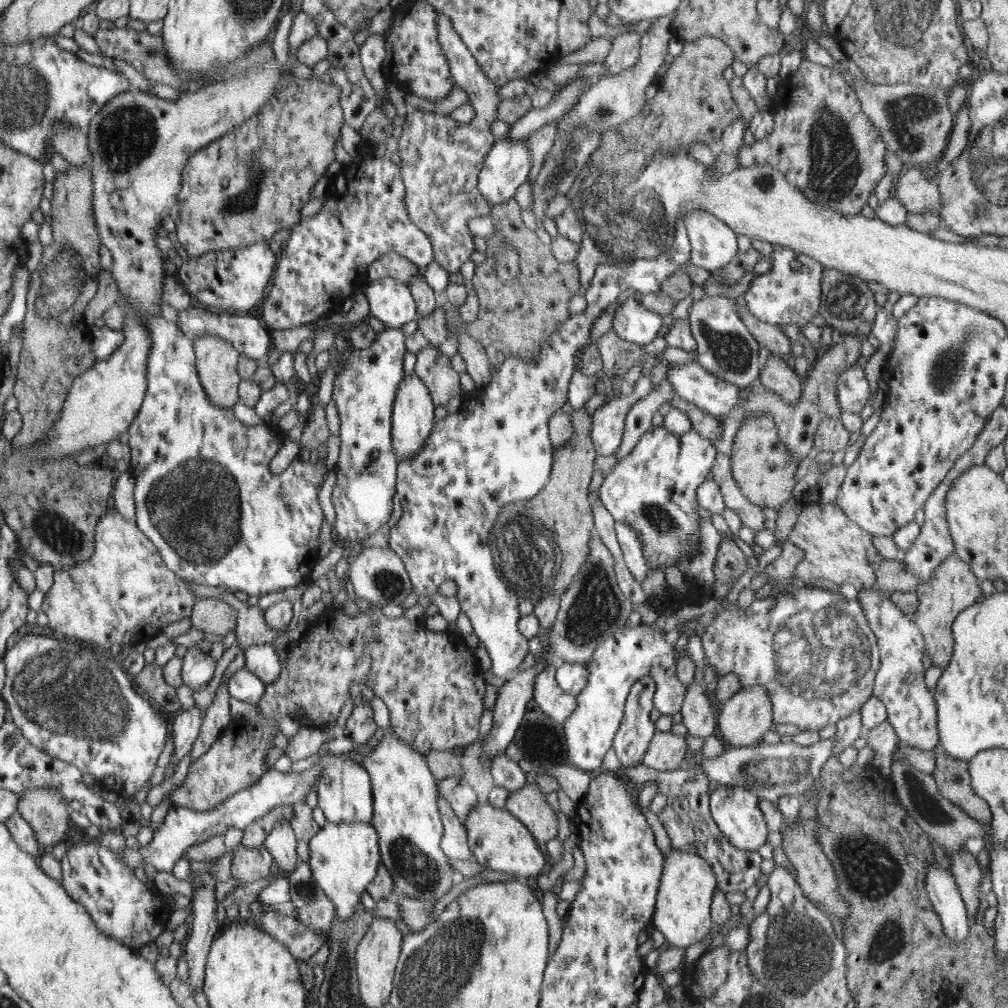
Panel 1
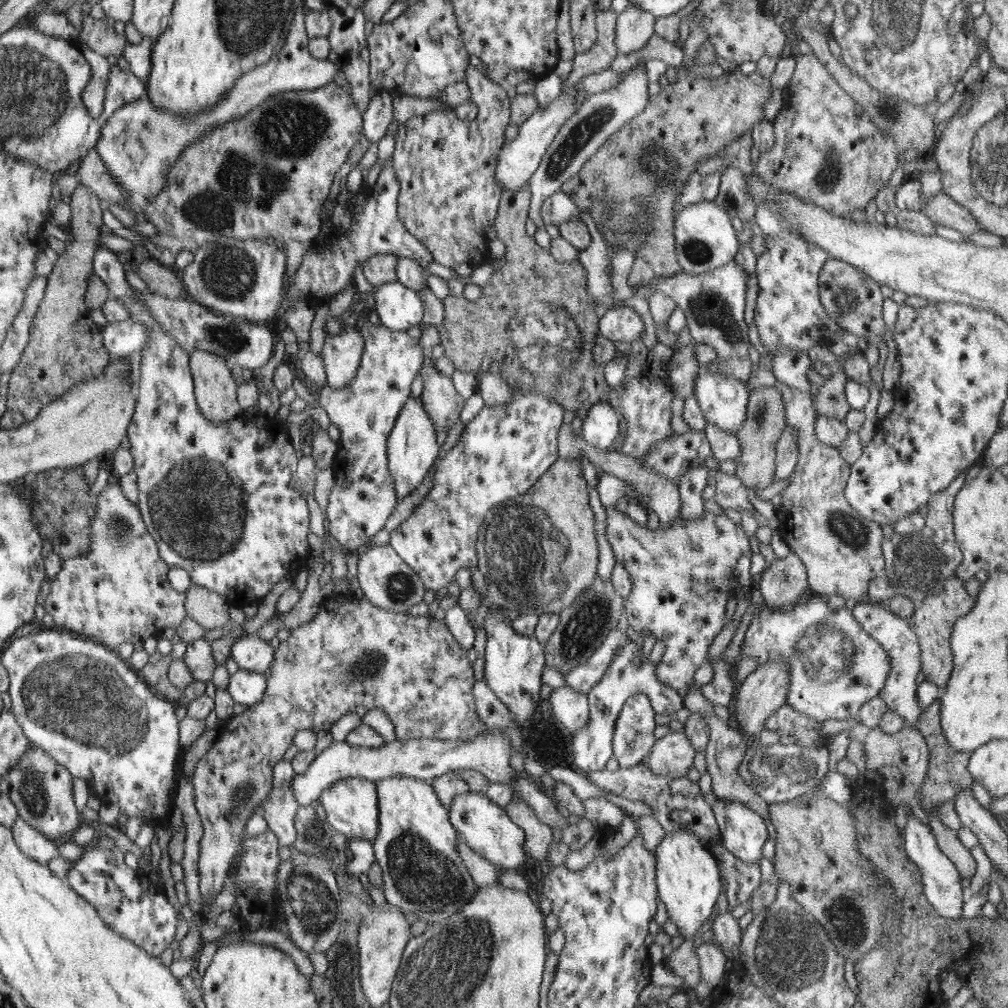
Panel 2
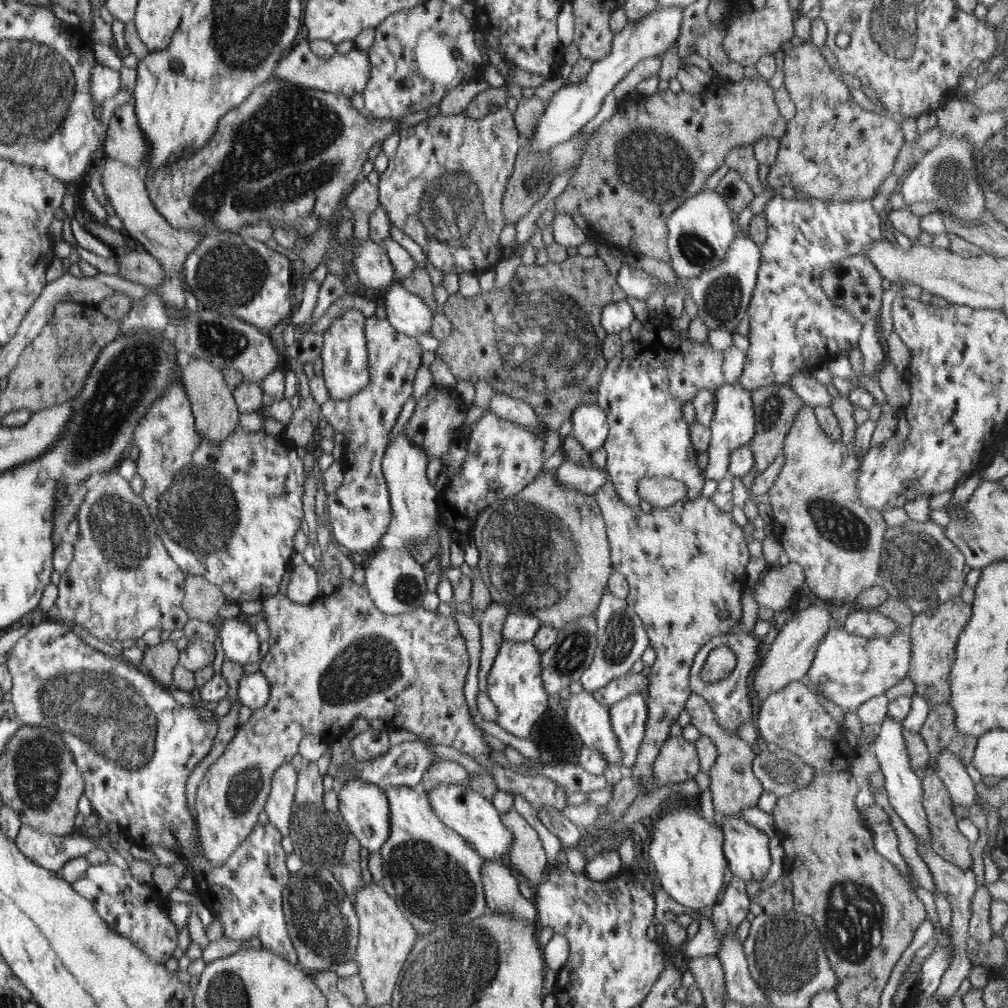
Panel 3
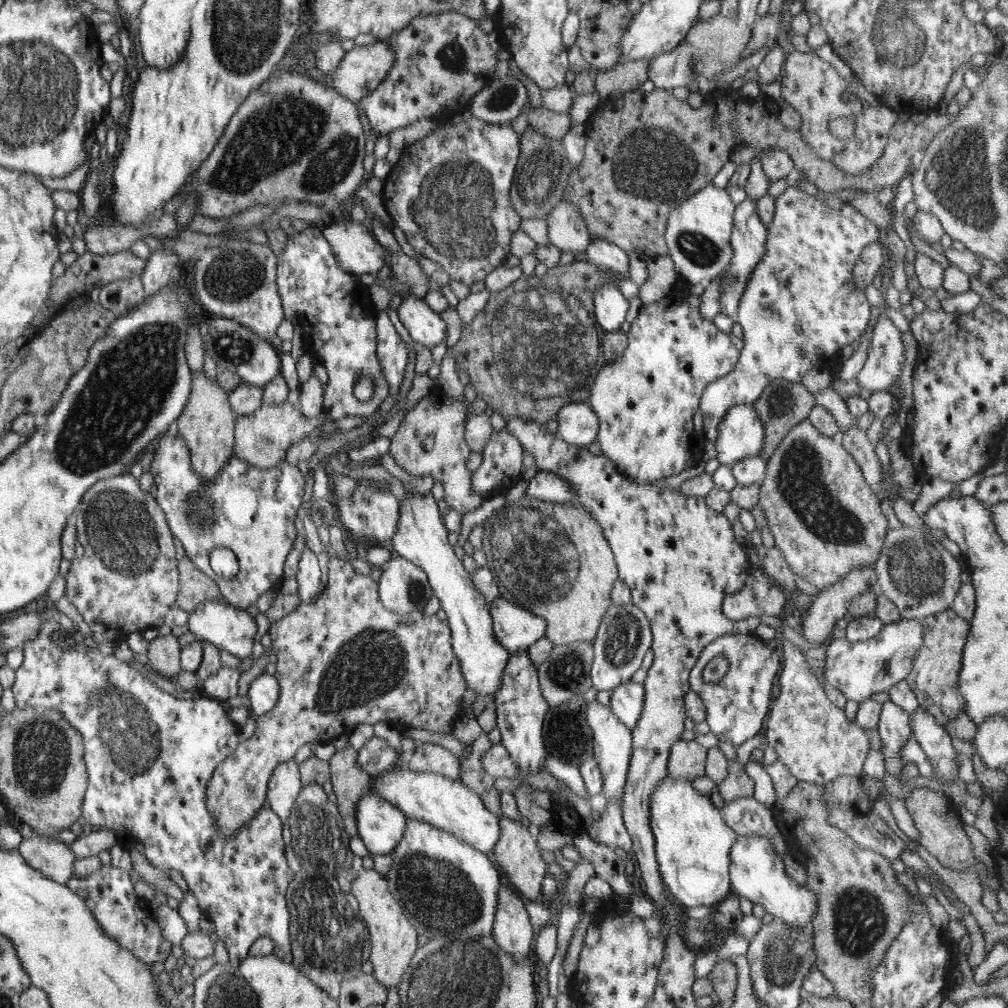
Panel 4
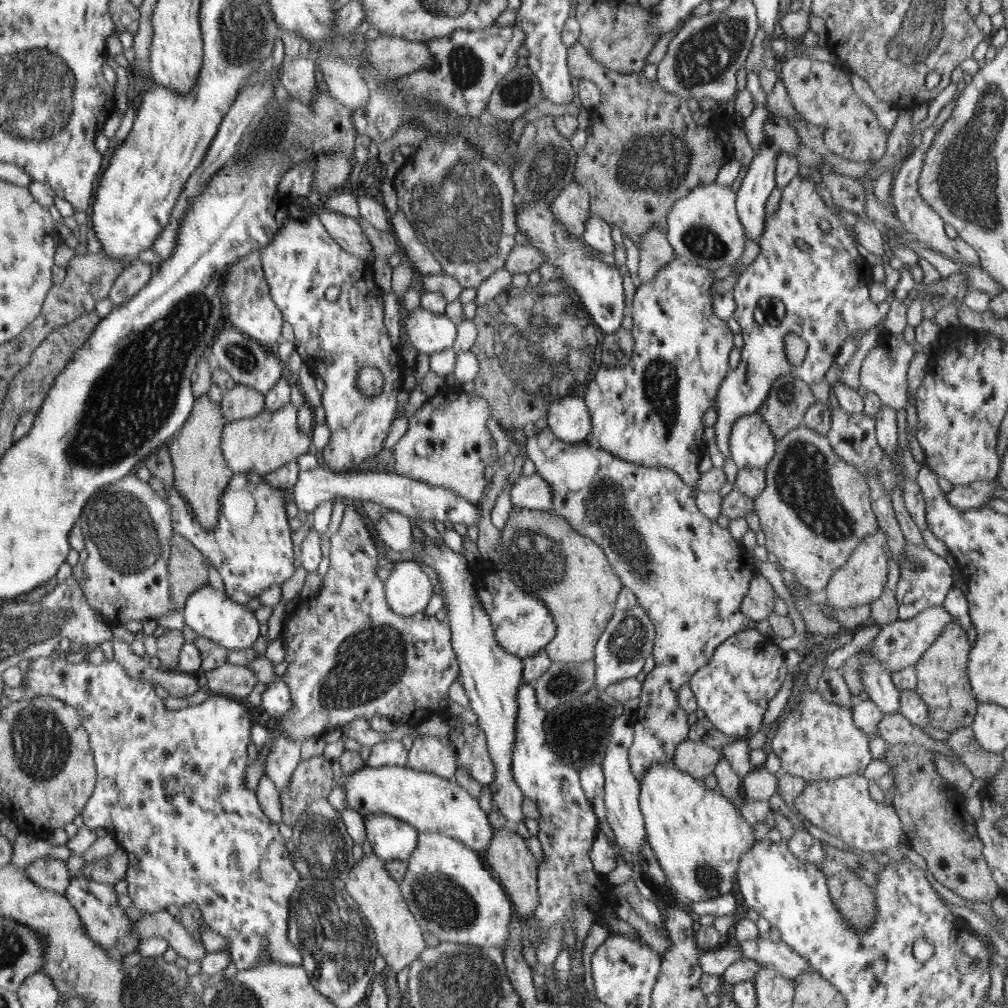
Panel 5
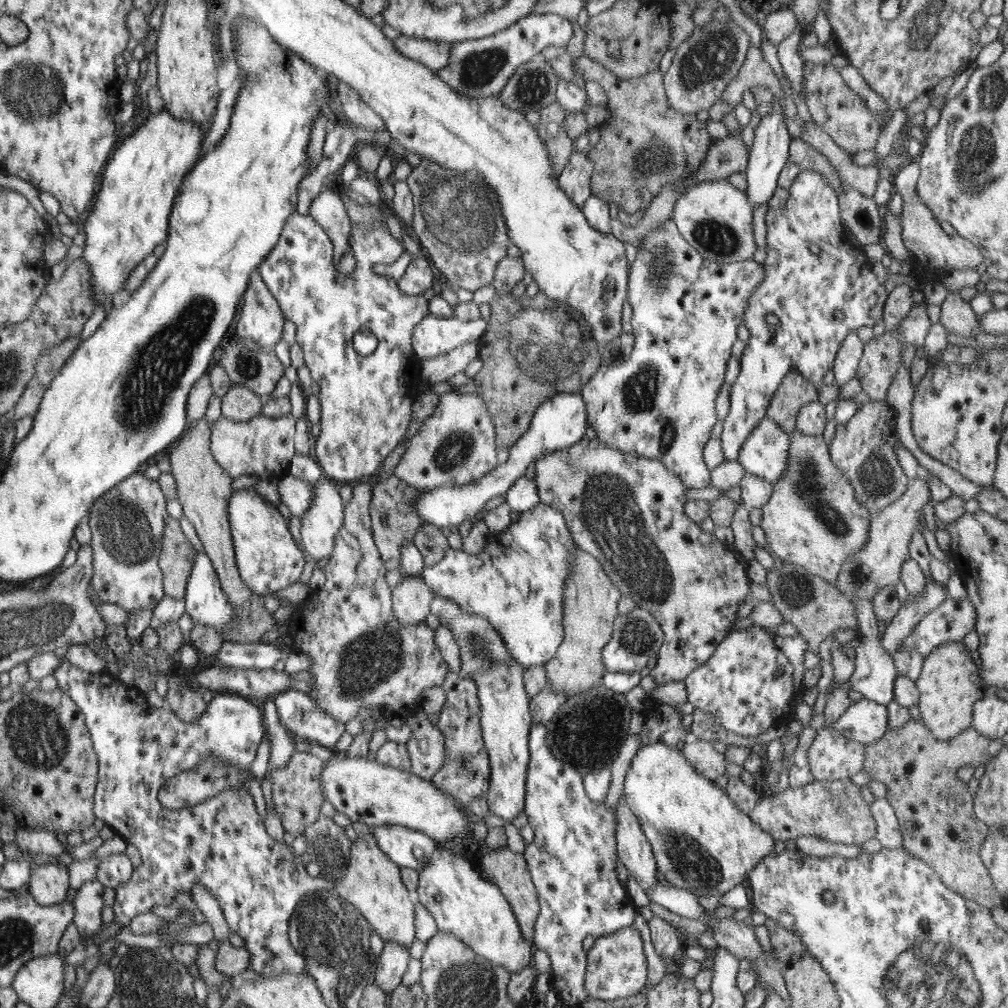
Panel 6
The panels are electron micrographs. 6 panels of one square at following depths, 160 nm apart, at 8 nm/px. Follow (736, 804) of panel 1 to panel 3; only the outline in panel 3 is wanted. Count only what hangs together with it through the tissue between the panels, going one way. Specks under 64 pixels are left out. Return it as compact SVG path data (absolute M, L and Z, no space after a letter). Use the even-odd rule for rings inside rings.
M725 815L724 824L721 824L720 828L724 835L724 857L733 876L741 878L746 884L761 883L771 865L769 836L737 815Z

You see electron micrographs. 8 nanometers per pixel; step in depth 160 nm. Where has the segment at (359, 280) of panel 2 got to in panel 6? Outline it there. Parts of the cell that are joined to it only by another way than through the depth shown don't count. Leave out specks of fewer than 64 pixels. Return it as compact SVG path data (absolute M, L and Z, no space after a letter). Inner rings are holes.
M430 314L414 327L413 351L423 359L434 358L445 355L461 344L479 342L483 332L486 332L486 321L483 319L463 321Z

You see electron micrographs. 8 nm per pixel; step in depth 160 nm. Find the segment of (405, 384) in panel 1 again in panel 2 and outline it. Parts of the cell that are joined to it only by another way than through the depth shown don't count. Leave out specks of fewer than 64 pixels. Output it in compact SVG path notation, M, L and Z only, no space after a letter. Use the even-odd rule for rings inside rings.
M410 396L400 411L391 434L387 438L389 472L392 473L396 483L395 489L398 500L406 498L408 494L412 494L422 484L422 480L430 472L436 456L438 456L438 444L436 444L436 425L434 425L434 420L426 411L421 397Z

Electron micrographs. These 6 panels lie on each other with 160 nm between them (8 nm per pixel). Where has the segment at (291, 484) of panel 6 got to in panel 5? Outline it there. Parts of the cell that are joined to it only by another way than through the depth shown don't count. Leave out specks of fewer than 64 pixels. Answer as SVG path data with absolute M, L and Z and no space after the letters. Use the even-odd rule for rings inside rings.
M324 465L314 470L302 470L298 473L298 481L294 484L294 501L300 511L308 516L314 513L323 502L334 500L338 497L346 501L356 502L376 501L388 509L406 514L409 521L414 523L418 519L424 521L438 521L440 523L479 524L481 510L478 506L467 501L467 498L457 495L453 490L444 487L433 487L429 484L414 480L413 478L399 475L398 473L337 473Z

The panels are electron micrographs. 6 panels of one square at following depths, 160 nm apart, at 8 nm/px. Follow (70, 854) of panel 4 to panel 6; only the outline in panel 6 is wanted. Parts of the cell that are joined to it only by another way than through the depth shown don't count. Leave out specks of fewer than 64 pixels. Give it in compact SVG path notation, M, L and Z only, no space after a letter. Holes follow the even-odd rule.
M56 862L34 866L29 878L30 894L38 904L57 905L65 901L69 888L69 870Z

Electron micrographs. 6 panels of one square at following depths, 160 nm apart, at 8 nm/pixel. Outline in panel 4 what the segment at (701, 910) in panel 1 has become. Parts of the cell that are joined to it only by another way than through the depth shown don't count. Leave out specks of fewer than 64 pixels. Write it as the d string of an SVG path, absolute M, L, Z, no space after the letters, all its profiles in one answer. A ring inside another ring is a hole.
M668 777L654 790L654 796L650 801L649 817L655 838L656 862L669 896L685 909L702 905L715 906L726 899L731 892L730 849L739 835L726 824L721 808L712 803L710 796L696 792L692 783L686 779L674 780Z

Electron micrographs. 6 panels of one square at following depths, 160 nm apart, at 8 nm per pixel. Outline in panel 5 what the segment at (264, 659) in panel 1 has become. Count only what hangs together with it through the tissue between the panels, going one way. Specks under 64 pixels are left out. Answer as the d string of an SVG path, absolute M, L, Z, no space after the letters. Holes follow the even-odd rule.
M205 584L204 587L189 596L182 608L182 613L186 626L189 626L198 635L223 646L228 652L252 647L260 634L260 624L254 618L252 610L248 612L226 591L221 592L210 584Z

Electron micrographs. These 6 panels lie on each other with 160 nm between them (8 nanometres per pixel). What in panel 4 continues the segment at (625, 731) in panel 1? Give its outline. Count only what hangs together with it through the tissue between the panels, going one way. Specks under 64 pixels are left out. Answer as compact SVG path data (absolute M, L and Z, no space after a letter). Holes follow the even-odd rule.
M633 681L619 684L613 688L609 708L614 716L634 730L642 714L645 690L643 684Z

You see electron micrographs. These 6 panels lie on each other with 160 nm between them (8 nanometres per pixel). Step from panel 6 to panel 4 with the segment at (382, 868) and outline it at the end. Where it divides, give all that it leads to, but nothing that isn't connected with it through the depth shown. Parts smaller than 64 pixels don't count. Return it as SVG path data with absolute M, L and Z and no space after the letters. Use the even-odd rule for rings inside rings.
M362 869L355 873L350 885L351 894L358 900L363 921L370 929L370 940L373 940L373 975L388 989L396 987L401 982L402 975L405 974L418 948L418 936L416 936L414 925L409 921L404 907L390 892L387 878L376 869Z

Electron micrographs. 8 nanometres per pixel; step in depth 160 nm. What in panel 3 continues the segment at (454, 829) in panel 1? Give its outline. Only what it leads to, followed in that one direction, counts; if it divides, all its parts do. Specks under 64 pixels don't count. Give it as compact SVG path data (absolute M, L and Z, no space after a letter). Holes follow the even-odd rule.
M485 860L481 877L487 907L492 912L509 914L533 922L537 920L538 909L533 900L526 899L518 889L512 870L500 861Z

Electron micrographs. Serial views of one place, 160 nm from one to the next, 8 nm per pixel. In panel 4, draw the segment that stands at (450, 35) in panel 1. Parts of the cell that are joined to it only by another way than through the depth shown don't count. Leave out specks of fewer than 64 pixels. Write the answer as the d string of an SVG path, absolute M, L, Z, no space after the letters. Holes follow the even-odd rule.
M472 117L460 123L437 125L423 140L404 147L402 157L384 180L382 198L389 216L404 232L416 253L440 264L450 280L469 287L503 266L510 256L511 239L520 229L522 216L510 202L510 191L520 158L522 129L514 124L490 124Z

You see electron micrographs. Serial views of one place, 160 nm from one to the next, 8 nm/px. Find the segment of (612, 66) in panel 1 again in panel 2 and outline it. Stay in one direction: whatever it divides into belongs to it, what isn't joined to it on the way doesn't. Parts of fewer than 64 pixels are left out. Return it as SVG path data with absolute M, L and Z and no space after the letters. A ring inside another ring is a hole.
M629 4L622 13L617 15L614 45L617 52L630 54L646 46L653 36L656 19L657 17L651 12Z

